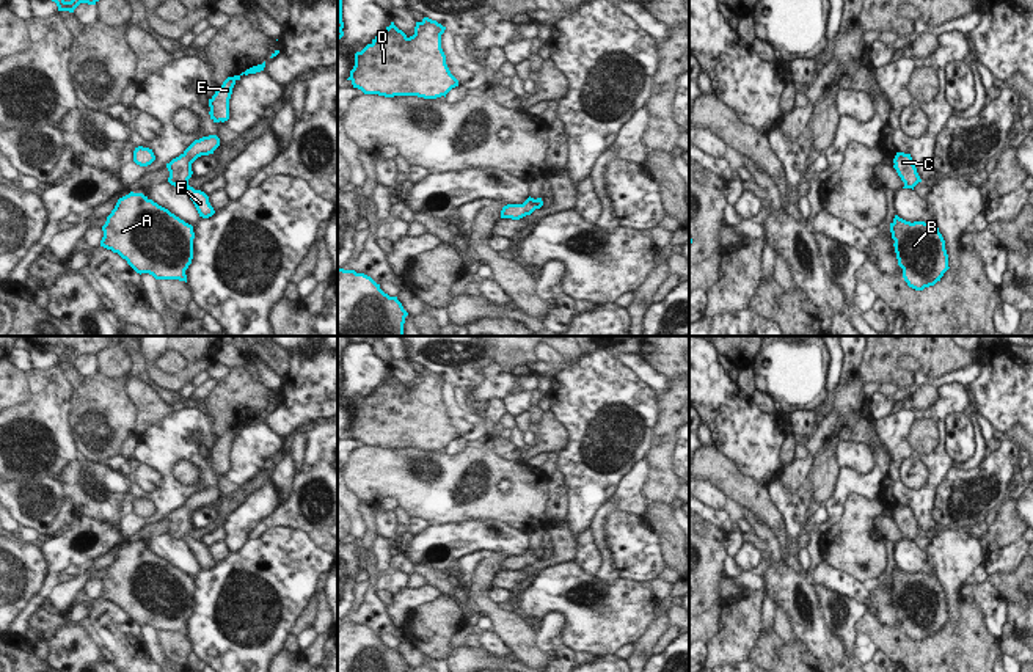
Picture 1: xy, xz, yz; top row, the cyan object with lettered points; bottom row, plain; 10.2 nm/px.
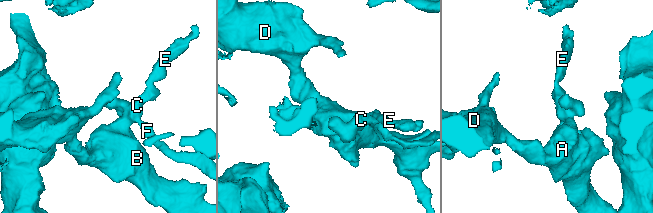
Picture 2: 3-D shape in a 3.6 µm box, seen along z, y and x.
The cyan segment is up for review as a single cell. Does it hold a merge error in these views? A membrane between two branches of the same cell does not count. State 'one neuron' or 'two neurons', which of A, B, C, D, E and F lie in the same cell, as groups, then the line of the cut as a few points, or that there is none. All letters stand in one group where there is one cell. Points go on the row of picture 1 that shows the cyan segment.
two neurons; A B C D E / F; cut in xy along (187, 182), (182, 187)

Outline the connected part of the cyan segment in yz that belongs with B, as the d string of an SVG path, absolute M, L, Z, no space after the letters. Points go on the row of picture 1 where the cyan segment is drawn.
M895 215L890 232L898 265L909 287L923 290L940 281L950 267L945 240L934 220L911 223Z

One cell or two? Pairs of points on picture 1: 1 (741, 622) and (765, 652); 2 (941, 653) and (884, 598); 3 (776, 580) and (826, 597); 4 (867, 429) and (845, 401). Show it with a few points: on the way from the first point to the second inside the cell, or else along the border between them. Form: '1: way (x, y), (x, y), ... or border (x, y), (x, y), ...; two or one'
1: border (762, 635), (749, 655); two
2: border (868, 611), (889, 628), (901, 628); two
3: border (810, 583), (823, 622), (829, 628); two
4: way (861, 423), (851, 407); one

